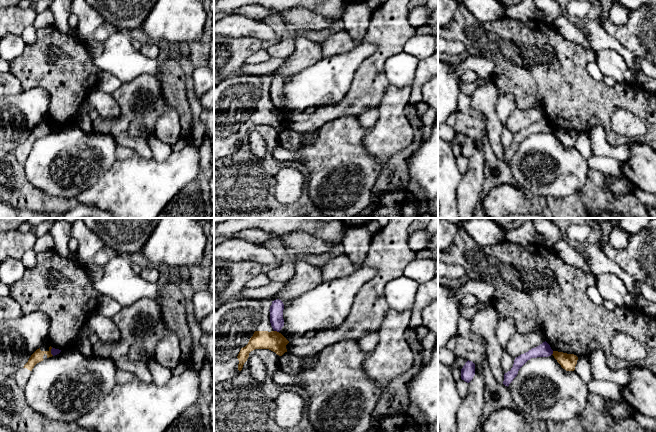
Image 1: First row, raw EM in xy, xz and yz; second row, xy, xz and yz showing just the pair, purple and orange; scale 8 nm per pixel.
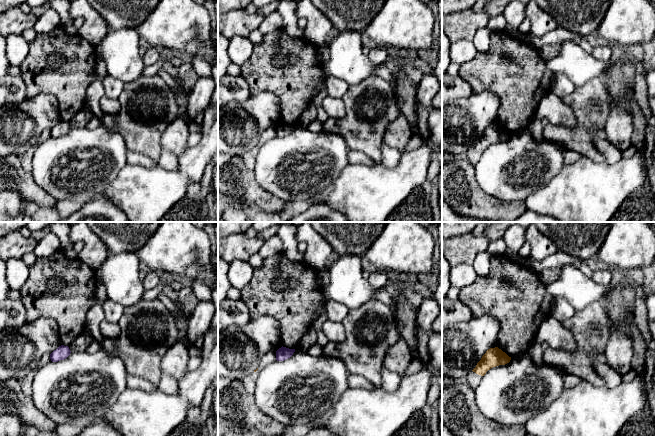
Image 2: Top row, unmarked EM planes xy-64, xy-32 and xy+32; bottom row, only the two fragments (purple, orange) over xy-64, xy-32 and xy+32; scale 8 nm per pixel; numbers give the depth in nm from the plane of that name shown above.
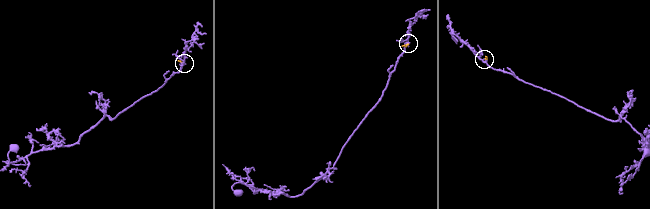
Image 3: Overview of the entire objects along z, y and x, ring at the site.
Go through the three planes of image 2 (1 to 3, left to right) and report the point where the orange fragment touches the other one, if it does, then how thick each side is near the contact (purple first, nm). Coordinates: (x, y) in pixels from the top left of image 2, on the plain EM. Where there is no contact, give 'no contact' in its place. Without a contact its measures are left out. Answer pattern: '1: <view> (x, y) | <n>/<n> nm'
1: no contact
2: no contact
3: no contact

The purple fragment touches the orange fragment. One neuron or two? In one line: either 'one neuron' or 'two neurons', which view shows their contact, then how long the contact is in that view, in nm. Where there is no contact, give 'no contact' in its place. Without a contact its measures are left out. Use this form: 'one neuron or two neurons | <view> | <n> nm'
two neurons | xz | 40 nm

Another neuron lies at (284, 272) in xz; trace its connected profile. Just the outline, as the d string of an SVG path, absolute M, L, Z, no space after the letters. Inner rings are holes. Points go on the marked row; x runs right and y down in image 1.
M289 261L278 265L277 268L267 273L271 281L289 282L295 275L295 261Z

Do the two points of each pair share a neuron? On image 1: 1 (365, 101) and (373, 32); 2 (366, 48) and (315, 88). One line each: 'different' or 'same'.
1: same
2: same

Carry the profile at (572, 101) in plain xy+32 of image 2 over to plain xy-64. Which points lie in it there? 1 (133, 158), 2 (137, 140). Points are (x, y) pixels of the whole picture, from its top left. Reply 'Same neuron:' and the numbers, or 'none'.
Same neuron: 2

